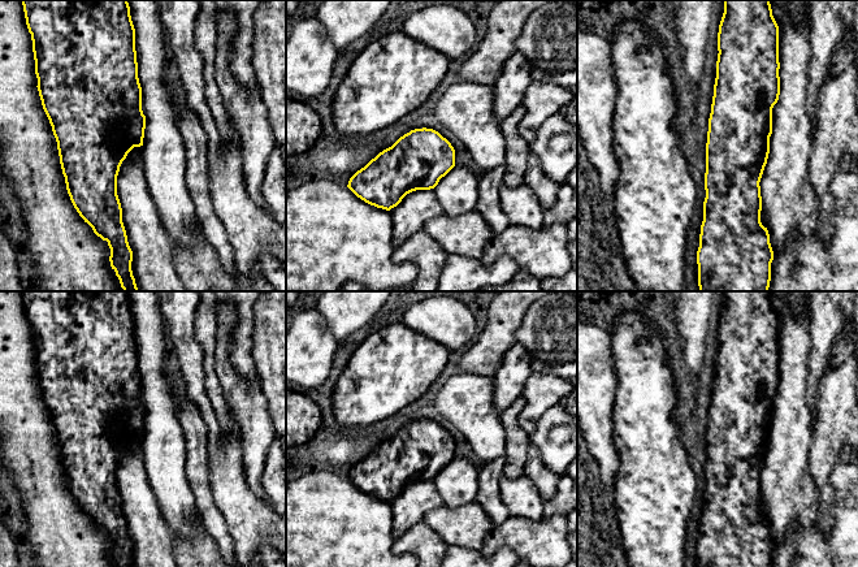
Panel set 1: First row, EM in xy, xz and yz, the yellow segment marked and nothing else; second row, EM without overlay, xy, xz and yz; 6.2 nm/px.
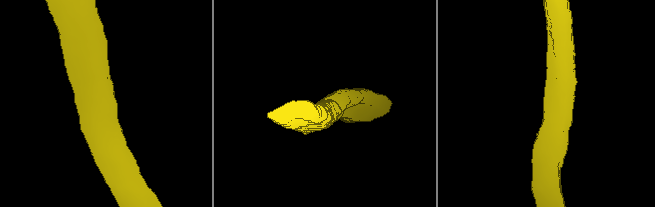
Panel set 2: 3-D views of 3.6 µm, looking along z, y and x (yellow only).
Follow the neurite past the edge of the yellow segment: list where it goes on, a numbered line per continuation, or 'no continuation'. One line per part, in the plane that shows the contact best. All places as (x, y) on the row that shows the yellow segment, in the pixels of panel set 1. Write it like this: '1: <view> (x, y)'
no continuation

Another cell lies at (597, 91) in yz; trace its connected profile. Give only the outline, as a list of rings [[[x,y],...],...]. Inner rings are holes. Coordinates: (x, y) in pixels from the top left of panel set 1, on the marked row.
[[[577,30],[577,140],[610,199],[615,196],[619,179],[612,147],[616,96],[608,38]]]

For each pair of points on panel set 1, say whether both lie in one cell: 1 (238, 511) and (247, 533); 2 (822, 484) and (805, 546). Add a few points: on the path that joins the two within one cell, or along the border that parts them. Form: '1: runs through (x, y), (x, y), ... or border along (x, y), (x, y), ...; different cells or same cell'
1: runs through (243, 516), (247, 520), (247, 528); same cell
2: border along (836, 466), (831, 476), (832, 527); different cells

